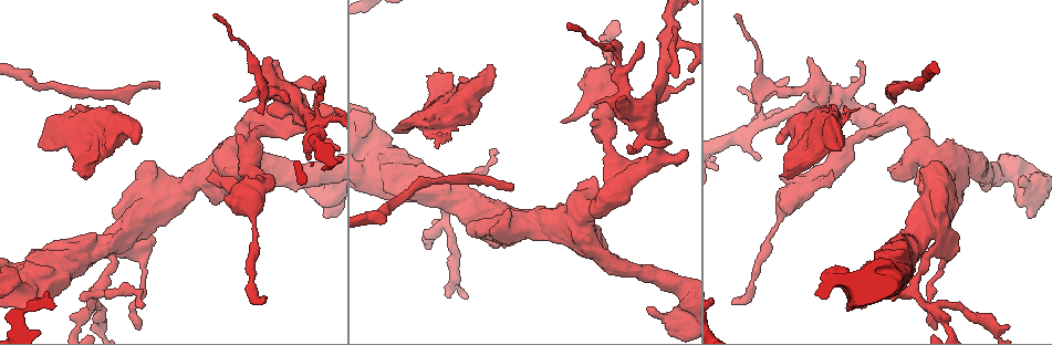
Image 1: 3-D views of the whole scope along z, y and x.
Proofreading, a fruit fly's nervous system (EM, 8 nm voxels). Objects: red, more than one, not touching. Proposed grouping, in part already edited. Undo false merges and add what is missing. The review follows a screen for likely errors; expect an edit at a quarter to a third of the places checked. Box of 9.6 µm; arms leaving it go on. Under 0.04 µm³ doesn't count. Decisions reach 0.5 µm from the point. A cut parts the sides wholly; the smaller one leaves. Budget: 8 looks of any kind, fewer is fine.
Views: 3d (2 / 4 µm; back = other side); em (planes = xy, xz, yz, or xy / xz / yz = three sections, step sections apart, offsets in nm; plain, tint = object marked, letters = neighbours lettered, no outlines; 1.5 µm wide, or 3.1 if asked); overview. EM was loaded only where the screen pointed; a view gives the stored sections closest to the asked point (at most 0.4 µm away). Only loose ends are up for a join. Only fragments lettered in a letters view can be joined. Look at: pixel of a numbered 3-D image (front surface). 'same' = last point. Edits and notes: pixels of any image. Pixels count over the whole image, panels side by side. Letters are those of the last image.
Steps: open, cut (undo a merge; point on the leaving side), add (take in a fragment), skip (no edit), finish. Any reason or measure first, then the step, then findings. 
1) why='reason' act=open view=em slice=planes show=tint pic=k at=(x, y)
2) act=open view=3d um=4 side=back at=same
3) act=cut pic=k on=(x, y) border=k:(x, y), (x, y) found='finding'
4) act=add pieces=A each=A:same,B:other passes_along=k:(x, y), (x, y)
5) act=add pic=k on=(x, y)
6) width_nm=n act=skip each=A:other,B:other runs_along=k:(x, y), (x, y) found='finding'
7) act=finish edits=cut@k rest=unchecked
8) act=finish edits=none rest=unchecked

why='branch stops here' act=open view=3d um=2 pic=1 at=(81, 299)

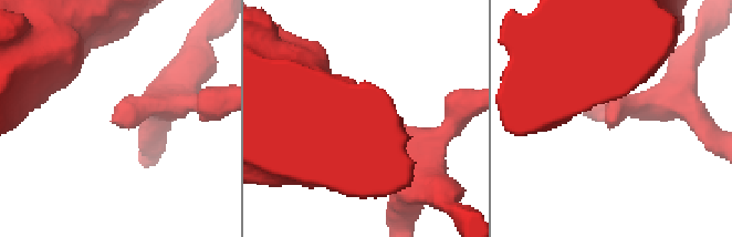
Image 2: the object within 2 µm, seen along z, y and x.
act=open view=em slice=planes show=letters pic=2 at=(609, 124)

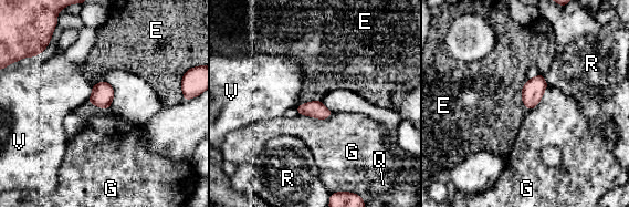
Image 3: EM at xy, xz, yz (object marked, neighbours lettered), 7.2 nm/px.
width_nm=130 act=skip each=E:other,G:other,Q:other,R:other,V:other found='none of them fits'

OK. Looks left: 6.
why='thick end' act=open view=3d um=2 pic=1 at=(439, 69)

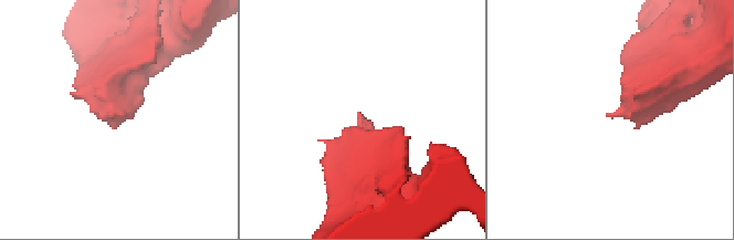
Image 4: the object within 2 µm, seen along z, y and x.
why='shape alone is not enough' act=open view=em slice=planes show=letters pic=4 at=(108, 114)

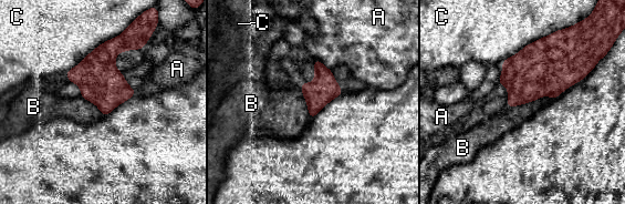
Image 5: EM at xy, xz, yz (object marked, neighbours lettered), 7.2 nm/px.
act=skip each=A:other,B:other,C:other border=5:(537, 99), (516, 104), (511, 108) found='no lettered fragment goes on from it'

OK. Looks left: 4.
why='long arm stops here' act=open view=em slice=xy step=4 show=tint pic=1 at=(158, 86)

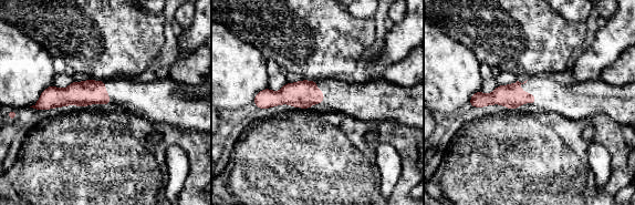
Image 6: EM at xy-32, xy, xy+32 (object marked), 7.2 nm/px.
why='cut it another way' act=open view=em slice=planes show=letters at=same

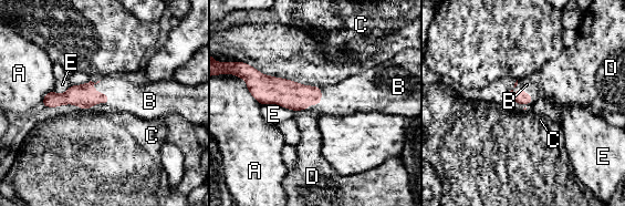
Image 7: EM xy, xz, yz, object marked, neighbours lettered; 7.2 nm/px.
width_nm=100 act=add pieces=B each=A:other,B:same,C:other,D:other,E:other passes_along=7:(521, 96), (519, 90), (527, 84) found='the neuron continues'

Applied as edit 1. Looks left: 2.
act=finish edits=add@7 rest=unchecked

